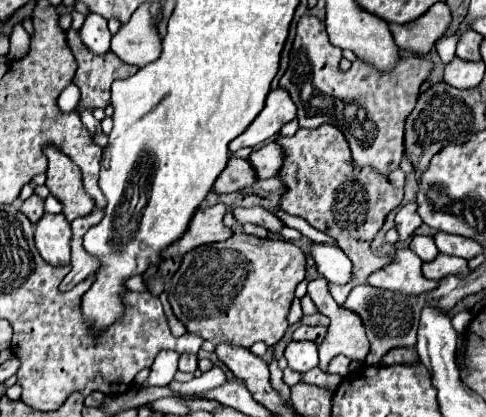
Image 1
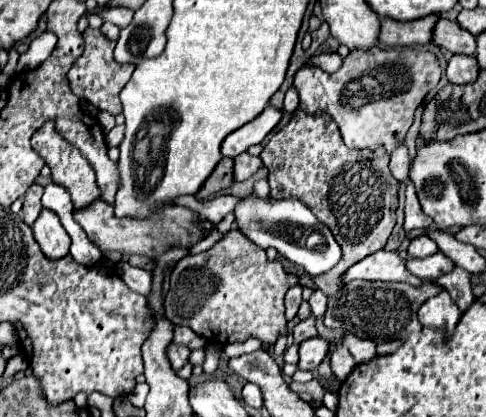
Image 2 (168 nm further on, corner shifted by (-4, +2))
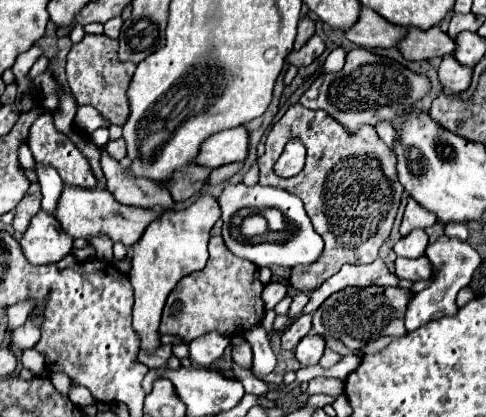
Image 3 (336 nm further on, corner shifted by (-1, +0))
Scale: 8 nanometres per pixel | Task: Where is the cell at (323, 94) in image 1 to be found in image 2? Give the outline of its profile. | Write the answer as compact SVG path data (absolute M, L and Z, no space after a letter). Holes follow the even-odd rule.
M418 48L352 50L343 59L342 68L334 74L328 74L318 66L304 64L294 76L294 88L298 90L300 108L304 112L328 114L338 124L348 148L384 148L388 154L392 154L404 142L406 132L412 126L416 106L438 82L438 58L432 52ZM373 70L374 80L378 80L378 84L350 84Z

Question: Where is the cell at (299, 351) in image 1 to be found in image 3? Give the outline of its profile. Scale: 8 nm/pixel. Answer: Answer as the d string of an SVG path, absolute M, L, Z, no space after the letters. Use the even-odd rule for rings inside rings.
M307 334L295 348L295 356L303 366L313 366L325 352L325 340L317 334Z

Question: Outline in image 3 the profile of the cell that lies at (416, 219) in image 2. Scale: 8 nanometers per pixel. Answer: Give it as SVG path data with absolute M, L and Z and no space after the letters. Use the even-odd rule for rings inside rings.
M413 198L407 200L407 208L403 214L403 222L401 222L401 236L407 236L411 230L415 228L429 228L435 224L435 216L433 212L425 210L423 206L419 206Z

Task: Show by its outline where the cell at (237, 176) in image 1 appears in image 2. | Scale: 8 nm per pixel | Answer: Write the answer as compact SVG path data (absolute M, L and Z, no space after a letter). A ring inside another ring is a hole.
M222 158L216 170L210 174L210 178L204 182L204 186L198 192L198 198L210 198L218 190L232 186L232 158Z

